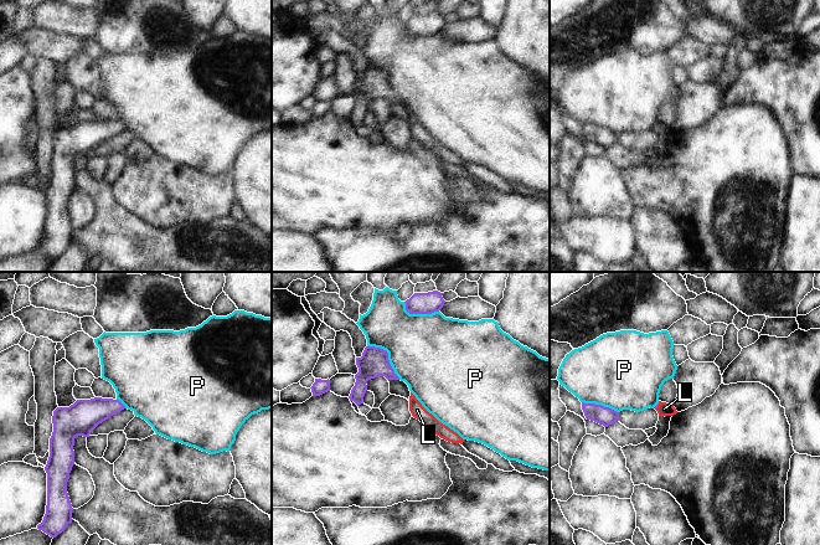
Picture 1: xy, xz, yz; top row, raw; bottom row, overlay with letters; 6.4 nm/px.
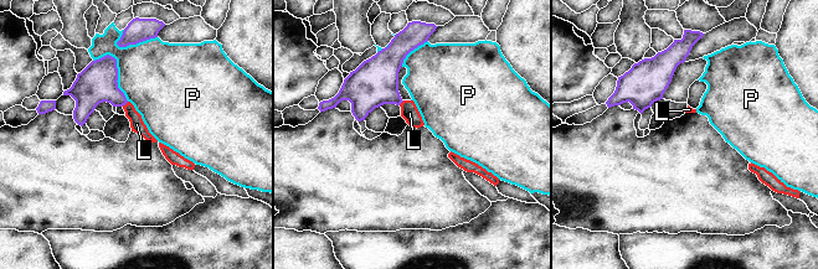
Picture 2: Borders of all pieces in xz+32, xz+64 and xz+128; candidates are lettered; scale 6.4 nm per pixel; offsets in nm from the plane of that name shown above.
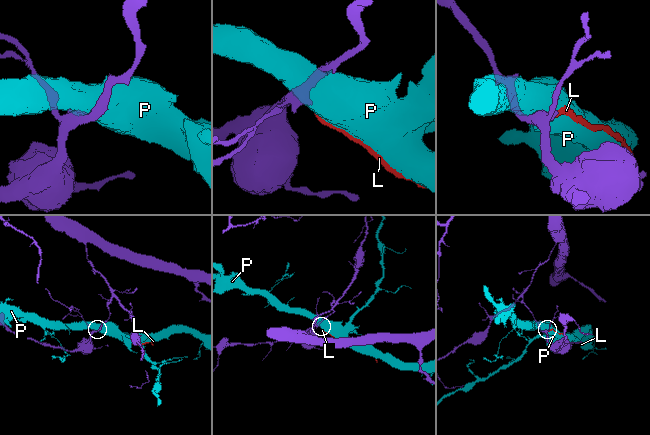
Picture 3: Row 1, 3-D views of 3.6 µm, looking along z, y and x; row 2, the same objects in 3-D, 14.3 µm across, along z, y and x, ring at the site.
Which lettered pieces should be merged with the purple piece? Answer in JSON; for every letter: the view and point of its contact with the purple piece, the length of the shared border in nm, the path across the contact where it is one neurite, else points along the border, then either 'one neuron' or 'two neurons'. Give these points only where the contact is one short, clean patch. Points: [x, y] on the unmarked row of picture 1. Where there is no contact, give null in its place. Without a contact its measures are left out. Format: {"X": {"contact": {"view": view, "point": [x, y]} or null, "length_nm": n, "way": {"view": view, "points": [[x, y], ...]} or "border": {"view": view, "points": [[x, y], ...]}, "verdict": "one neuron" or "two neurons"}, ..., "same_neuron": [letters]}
{"L": {"contact": {"view": "yz", "point": [658, 127]}, "length_nm": 50, "way": {"view": "yz", "points": [[658, 126], [658, 127], [664, 130]]}, "verdict": "one neuron"}, "P": {"contact": {"view": "xz", "point": [387, 78]}, "length_nm": 300, "verdict": "two neurons"}, "same_neuron": ["L"]}

